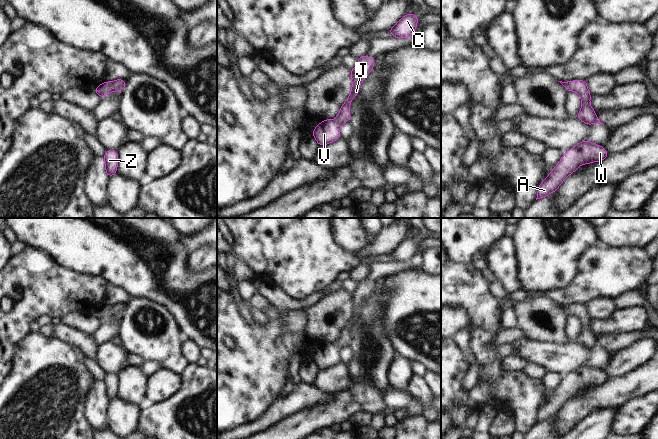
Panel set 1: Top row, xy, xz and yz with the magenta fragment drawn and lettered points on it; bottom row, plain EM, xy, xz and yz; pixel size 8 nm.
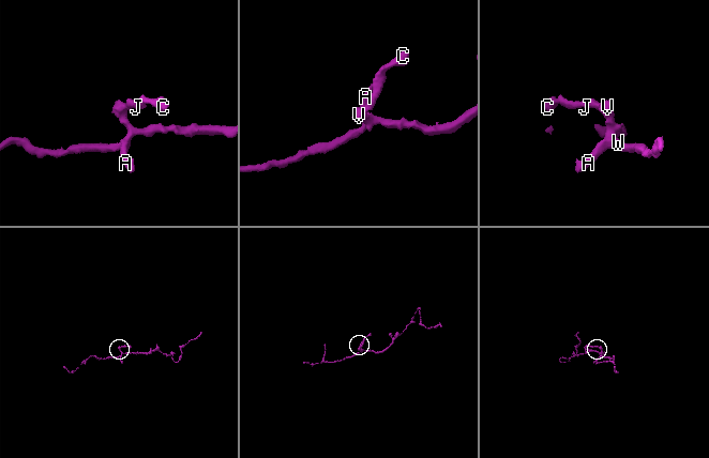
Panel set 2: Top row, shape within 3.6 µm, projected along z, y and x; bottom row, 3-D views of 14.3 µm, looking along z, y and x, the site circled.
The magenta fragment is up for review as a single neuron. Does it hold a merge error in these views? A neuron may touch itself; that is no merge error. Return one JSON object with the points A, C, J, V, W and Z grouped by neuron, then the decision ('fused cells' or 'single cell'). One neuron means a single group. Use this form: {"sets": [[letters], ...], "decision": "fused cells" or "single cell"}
{"sets": [["A", "C", "J", "V", "W", "Z"]], "decision": "single cell"}

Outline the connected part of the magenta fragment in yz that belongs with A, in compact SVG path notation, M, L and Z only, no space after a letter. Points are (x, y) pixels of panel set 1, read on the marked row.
M579 142L574 148L563 153L562 159L539 185L536 200L555 192L564 179L576 171L580 165L602 161L608 155L604 147L593 142Z

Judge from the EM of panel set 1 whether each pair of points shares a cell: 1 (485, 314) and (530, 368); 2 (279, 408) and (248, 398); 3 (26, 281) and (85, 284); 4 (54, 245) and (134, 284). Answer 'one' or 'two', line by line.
1: two
2: two
3: one
4: one

